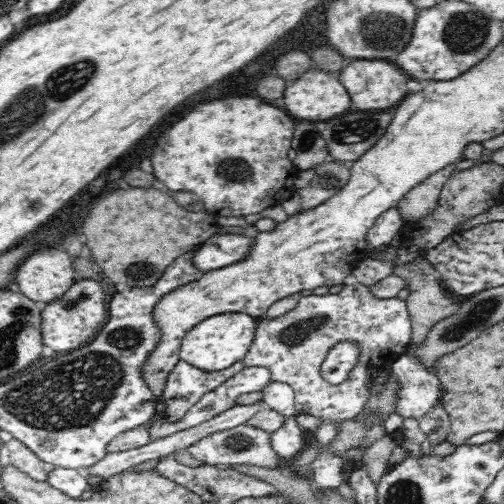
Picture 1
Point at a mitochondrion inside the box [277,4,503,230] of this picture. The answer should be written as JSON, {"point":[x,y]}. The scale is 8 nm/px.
{"point":[466,32]}

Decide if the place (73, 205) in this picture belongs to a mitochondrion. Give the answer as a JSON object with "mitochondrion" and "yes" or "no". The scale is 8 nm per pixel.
{"mitochondrion":"no"}

